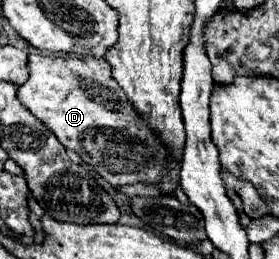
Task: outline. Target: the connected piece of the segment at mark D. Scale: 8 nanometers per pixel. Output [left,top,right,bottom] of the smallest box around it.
[16,54,168,184]

